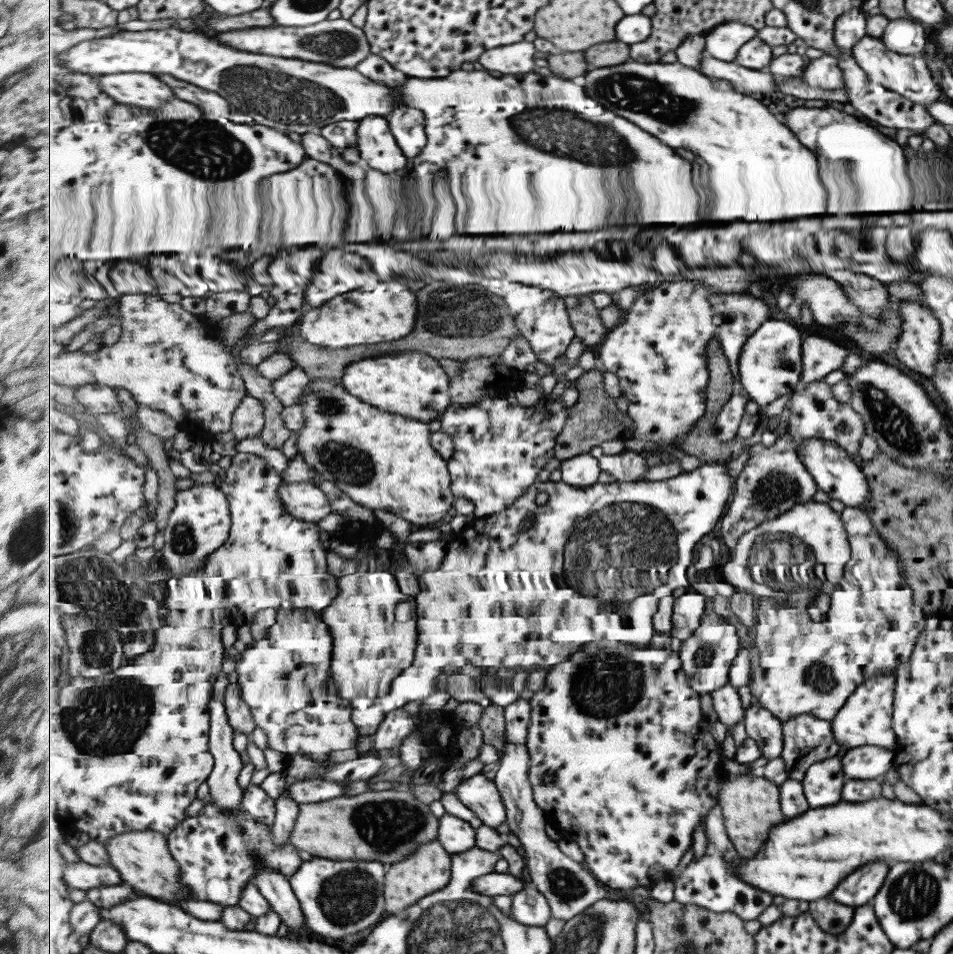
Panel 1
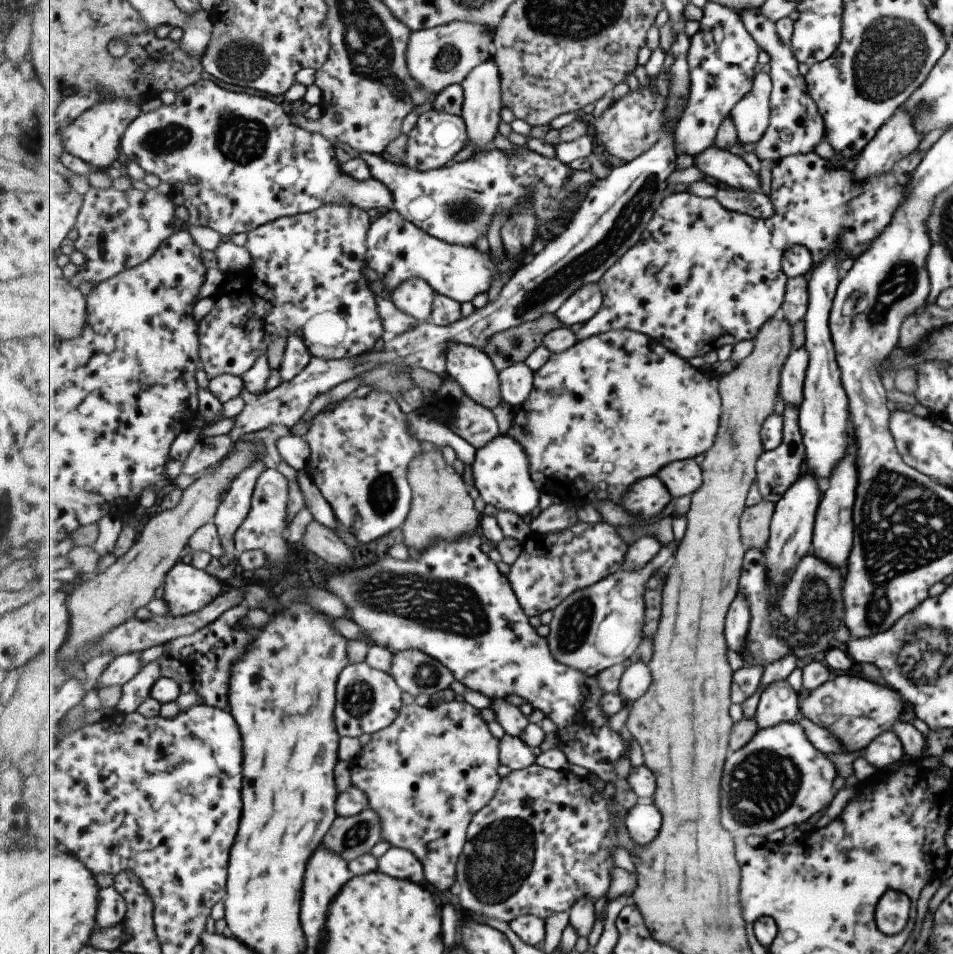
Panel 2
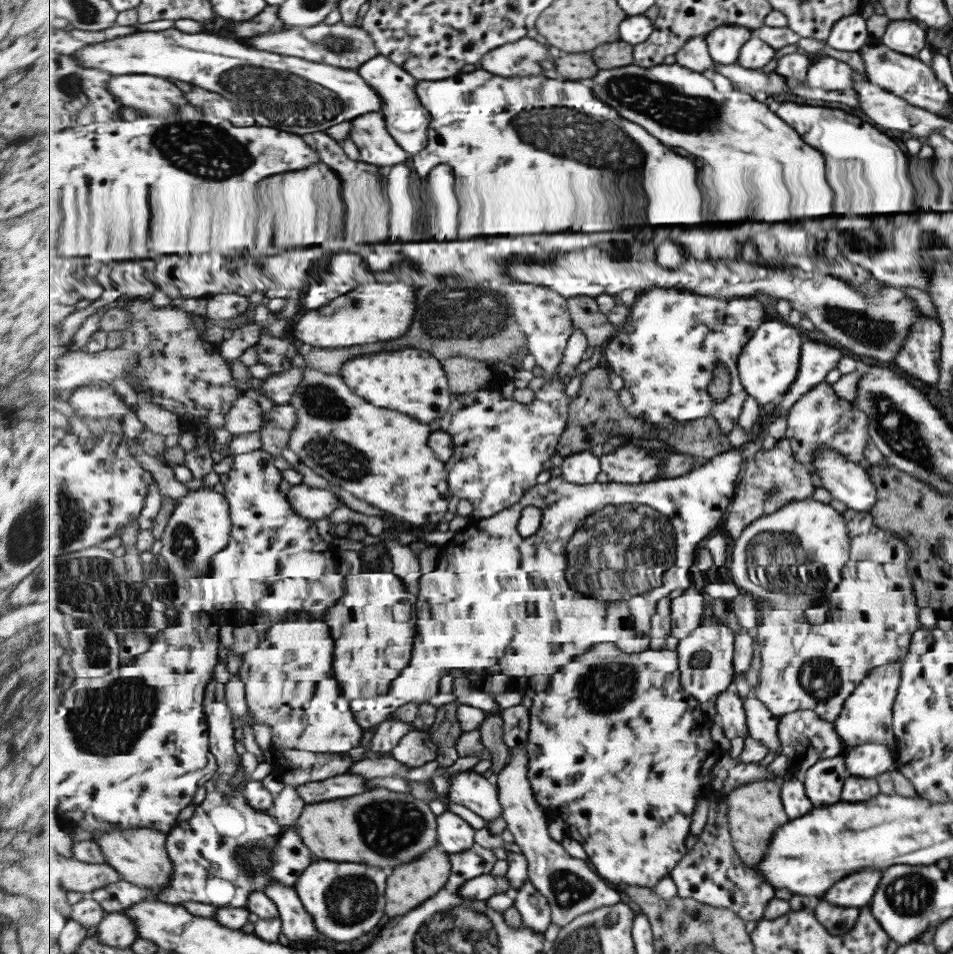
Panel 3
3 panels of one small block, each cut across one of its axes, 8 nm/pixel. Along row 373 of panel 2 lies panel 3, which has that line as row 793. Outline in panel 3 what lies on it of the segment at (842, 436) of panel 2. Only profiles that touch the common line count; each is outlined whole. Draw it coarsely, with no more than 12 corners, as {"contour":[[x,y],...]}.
{"contour":[[841,754],[819,759],[805,780],[814,807],[839,801],[850,775]]}

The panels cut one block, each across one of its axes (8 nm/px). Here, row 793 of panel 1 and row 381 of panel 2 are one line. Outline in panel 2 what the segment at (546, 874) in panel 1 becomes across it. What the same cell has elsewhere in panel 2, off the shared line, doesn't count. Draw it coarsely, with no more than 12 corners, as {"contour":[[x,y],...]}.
{"contour":[[519,362],[499,373],[503,401],[514,409],[533,392],[535,372]]}

